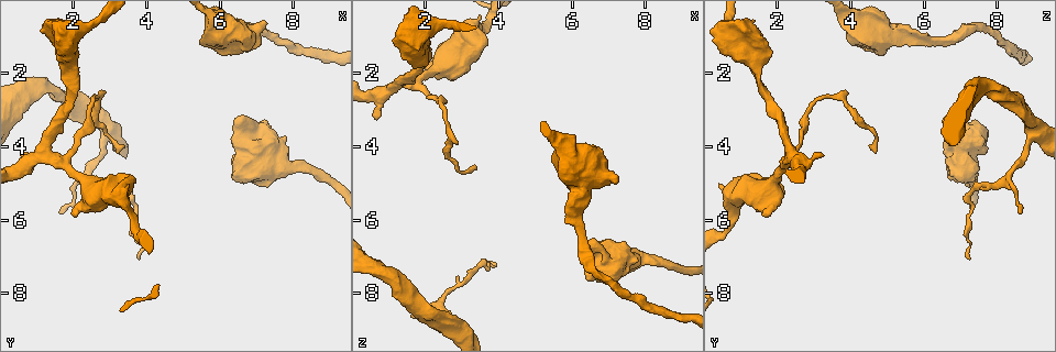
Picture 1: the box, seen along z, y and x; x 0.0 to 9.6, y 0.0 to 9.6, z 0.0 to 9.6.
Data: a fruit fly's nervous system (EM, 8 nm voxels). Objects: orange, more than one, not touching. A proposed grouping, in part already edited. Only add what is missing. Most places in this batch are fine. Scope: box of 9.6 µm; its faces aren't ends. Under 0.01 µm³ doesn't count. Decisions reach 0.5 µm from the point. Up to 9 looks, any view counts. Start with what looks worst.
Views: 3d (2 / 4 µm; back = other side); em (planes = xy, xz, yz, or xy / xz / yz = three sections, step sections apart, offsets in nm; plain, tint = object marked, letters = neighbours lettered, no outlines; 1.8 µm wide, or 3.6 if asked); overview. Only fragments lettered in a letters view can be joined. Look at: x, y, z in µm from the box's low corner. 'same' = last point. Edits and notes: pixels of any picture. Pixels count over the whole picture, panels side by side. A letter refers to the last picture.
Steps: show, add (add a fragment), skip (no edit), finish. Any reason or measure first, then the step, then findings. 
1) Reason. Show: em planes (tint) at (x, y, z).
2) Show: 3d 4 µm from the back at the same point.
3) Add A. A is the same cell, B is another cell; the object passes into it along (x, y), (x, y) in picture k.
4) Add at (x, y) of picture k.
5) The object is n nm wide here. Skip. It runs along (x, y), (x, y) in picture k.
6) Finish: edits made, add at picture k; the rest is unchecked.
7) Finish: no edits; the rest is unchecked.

An open end. Show: em planes (plain) at (6.80, 3.25, 6.95).

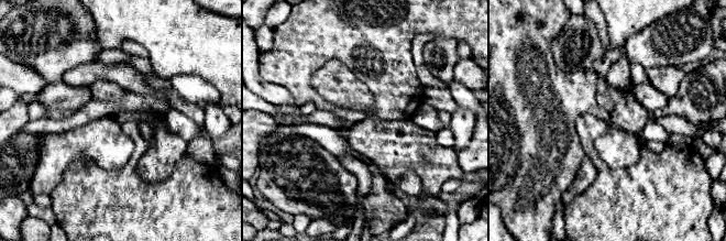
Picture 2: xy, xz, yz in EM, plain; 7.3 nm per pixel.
See the neighbours. Show: em planes (letters) at the same point.

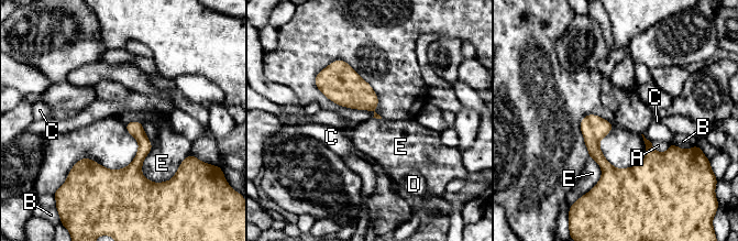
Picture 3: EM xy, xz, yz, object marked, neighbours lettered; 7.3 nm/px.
Skip. A, B, C, D and E are other cells; a border runs along (189, 153), (169, 179), (141, 173) in picture 3; no lettered fragment goes on from it.

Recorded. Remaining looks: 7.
An open end. Show: em 3.6 µm planes (letters) at (5.80, 0.95, 6.10).

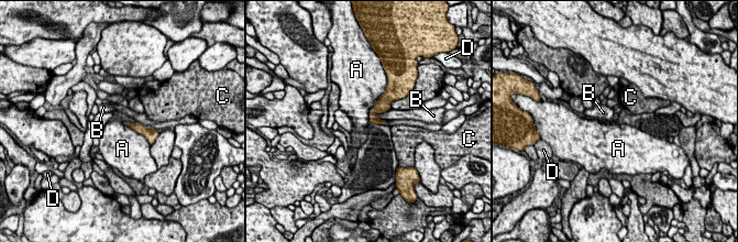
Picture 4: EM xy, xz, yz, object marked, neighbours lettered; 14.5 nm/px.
Skip. A, B, C and D are other cells; a border runs along (386, 89), (371, 110), (371, 123) in picture 4; no lettered fragment goes on from it.

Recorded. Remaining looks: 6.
Free end. Show: 3d 4 µm at (2.05, 5.95, 1.75).

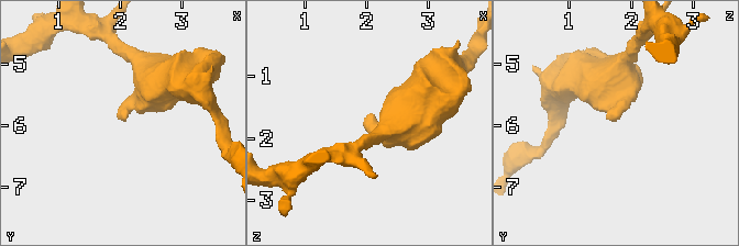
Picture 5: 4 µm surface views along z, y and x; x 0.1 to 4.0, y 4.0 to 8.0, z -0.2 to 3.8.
Need the tissue. Show: em xy step 4 (tint) at (2.10, 5.95, 1.75).

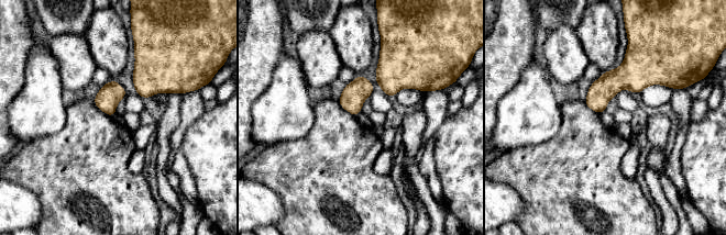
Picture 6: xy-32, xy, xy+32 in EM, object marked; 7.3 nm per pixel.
Another direction. Show: em planes (letters) at the same point.

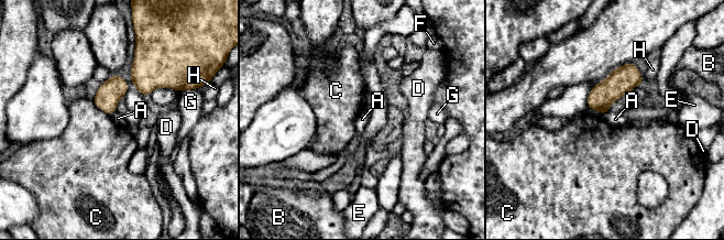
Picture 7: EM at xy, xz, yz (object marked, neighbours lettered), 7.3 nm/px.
The object is 180 nm wide here. Skip. A, B, C, D, E, F, G and H are other cells; a border runs along (609, 111), (602, 115) in picture 7; no lettered fragment goes on from it.

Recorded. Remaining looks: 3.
End of a long branch. Show: em yz step 16 (letters) at (3.40, 3.95, 4.55).

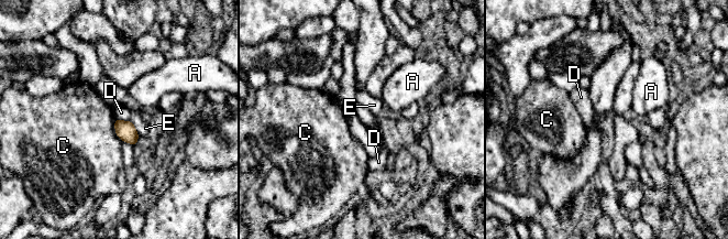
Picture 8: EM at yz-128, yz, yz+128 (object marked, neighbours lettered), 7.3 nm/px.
The longest contact is with C, 190 nm. Skip. A, C, D and E are other cells; a border runs along (116, 116), (122, 120), (130, 119) in picture 8; no lettered fragment goes on from it.

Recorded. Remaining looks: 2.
Finish: no edits; the rest is unchecked.

